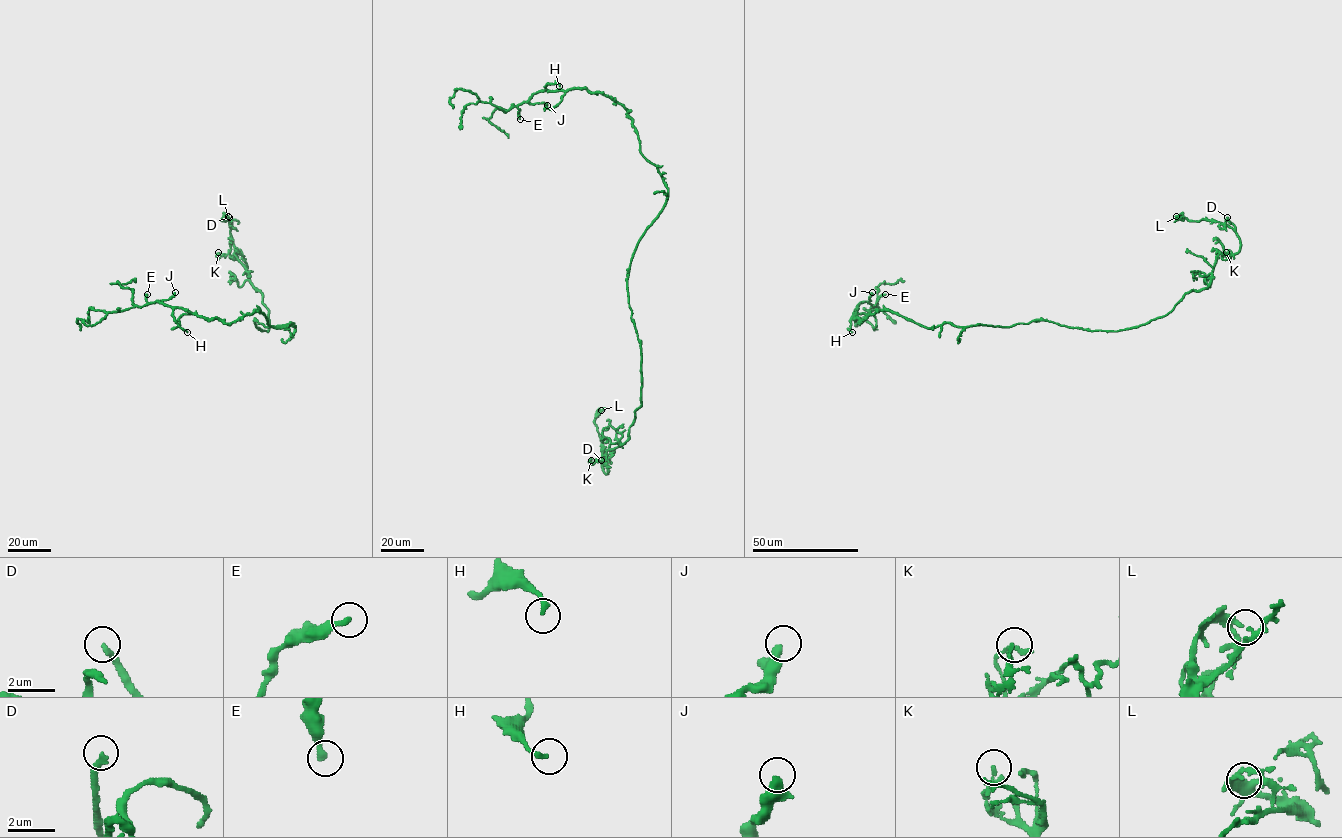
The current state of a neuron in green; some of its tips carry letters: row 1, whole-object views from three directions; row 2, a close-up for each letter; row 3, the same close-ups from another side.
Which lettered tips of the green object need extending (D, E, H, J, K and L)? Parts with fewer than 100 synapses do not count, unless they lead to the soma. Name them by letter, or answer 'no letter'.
D

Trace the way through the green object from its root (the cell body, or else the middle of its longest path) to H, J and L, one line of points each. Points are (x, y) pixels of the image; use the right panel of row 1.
H: (1003, 327), (944, 323), (926, 328), (885, 310), (859, 323), (857, 307), (852, 332)
J: (1003, 327), (944, 323), (926, 328), (885, 310), (859, 323), (857, 306), (869, 301), (872, 292)
L: (1003, 327), (1045, 320), (1119, 331), (1167, 315), (1208, 286), (1219, 253), (1240, 247), (1224, 224), (1176, 216)

